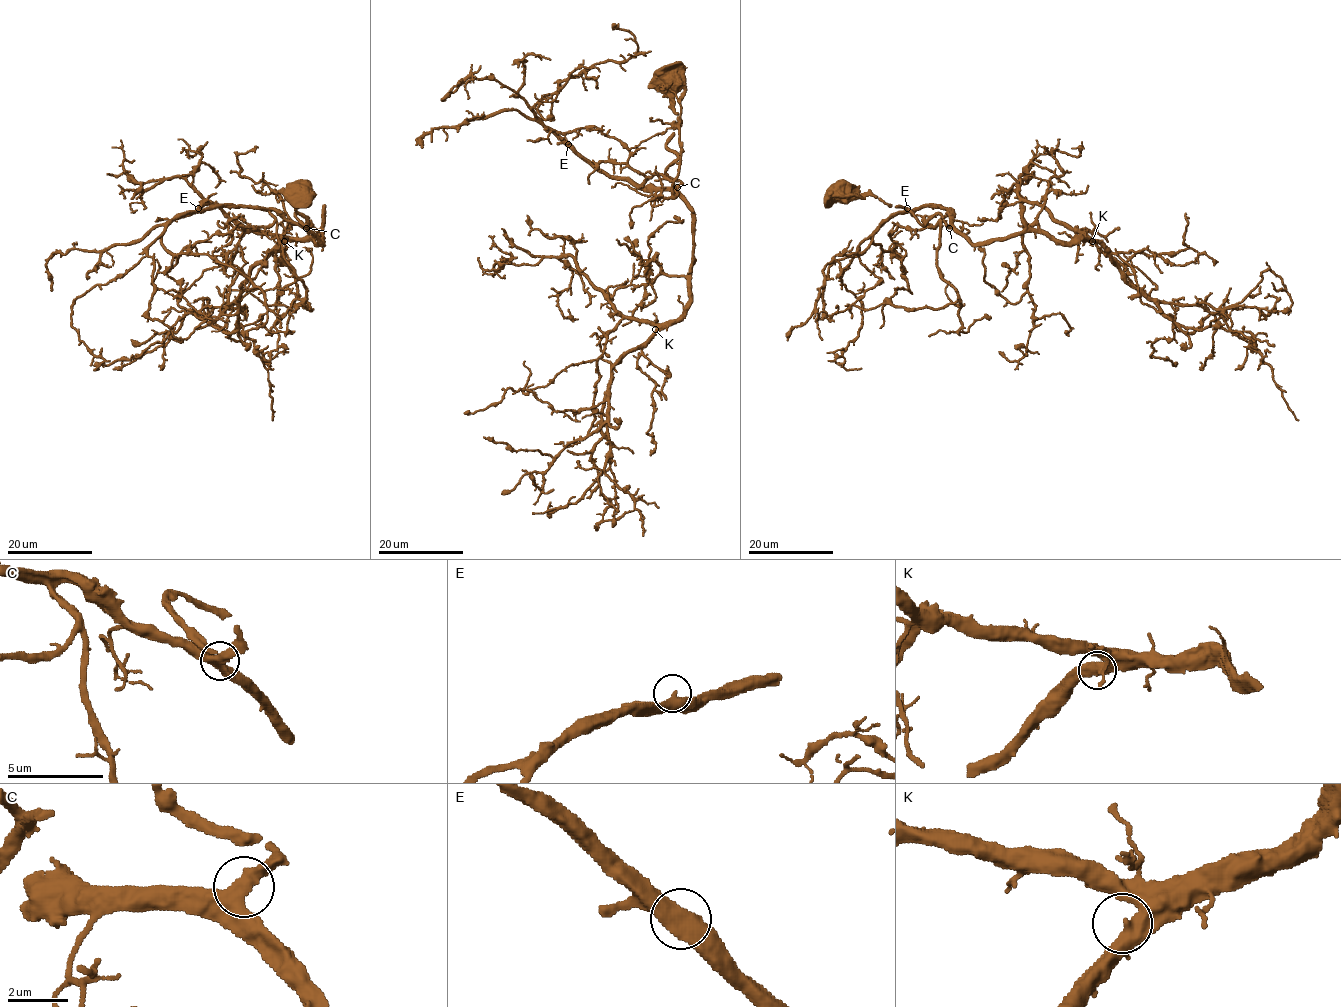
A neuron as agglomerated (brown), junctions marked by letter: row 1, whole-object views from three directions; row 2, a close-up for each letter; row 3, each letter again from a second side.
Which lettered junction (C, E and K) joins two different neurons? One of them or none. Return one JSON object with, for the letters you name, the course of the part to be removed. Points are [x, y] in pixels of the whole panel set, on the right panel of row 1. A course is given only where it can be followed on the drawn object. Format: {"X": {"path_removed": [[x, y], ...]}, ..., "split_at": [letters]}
{"split_at": []}

